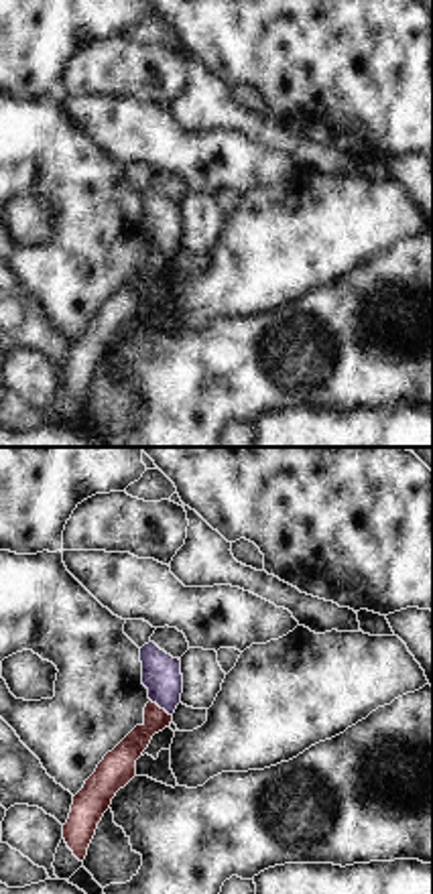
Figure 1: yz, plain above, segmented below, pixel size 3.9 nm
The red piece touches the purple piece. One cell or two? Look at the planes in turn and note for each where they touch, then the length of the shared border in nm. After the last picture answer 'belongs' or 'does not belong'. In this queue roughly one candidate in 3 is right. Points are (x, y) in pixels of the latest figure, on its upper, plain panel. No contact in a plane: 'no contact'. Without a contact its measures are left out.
(159, 252) | 110 nm

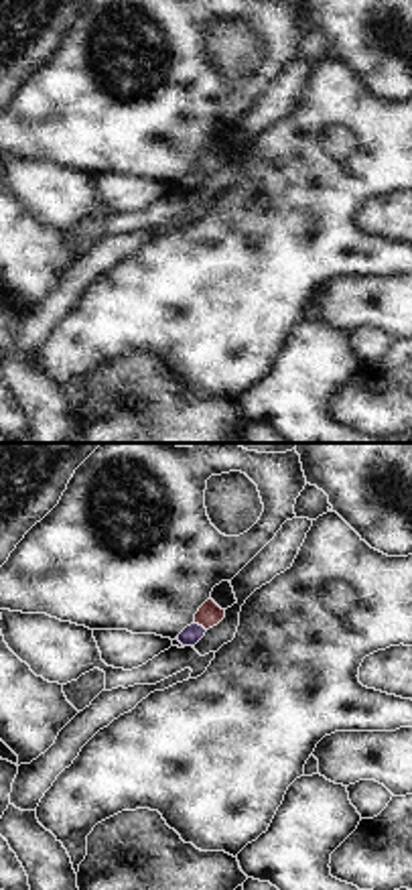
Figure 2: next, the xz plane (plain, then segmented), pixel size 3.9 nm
(201, 169) | 60 nm

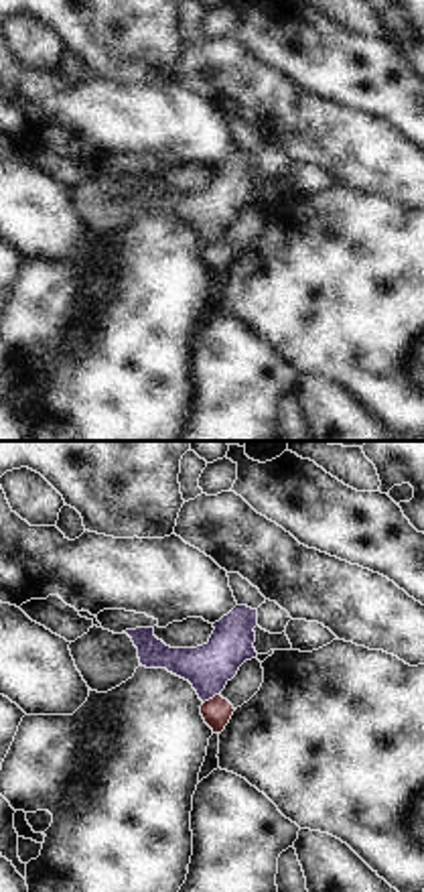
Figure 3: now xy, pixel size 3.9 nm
(209, 244) | 80 nm

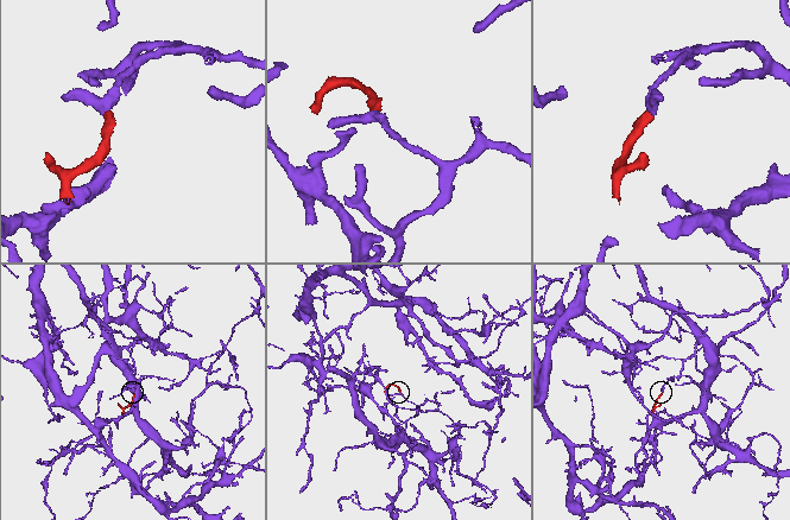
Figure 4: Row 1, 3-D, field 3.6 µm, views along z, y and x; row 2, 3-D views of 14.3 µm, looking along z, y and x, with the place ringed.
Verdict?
does not belong

